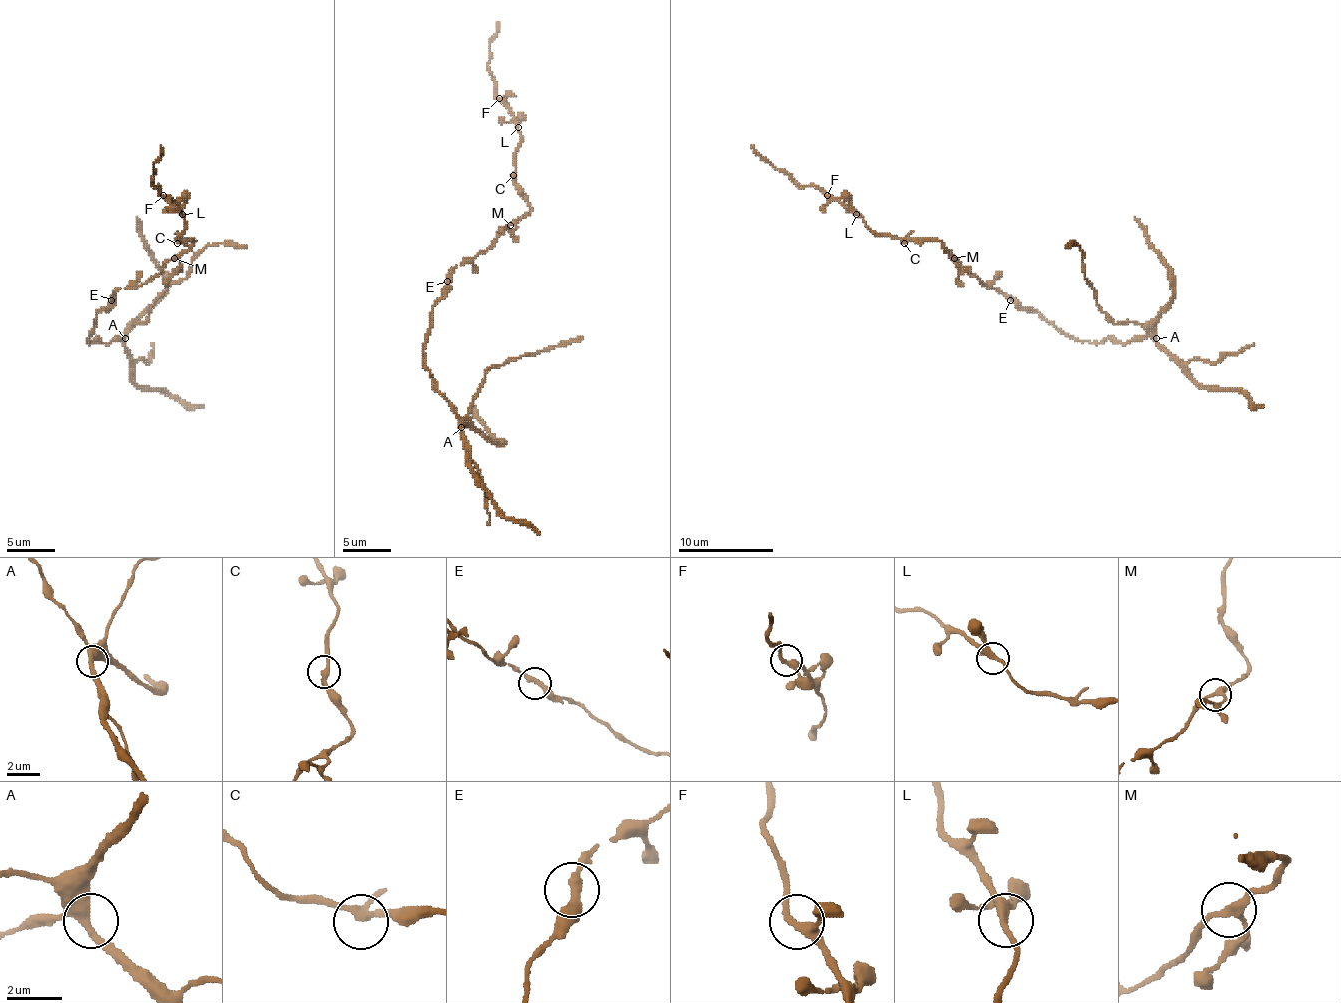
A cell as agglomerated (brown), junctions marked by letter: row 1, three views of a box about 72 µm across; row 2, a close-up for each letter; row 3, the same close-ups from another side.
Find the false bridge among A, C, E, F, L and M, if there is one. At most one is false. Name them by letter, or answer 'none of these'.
none of these

